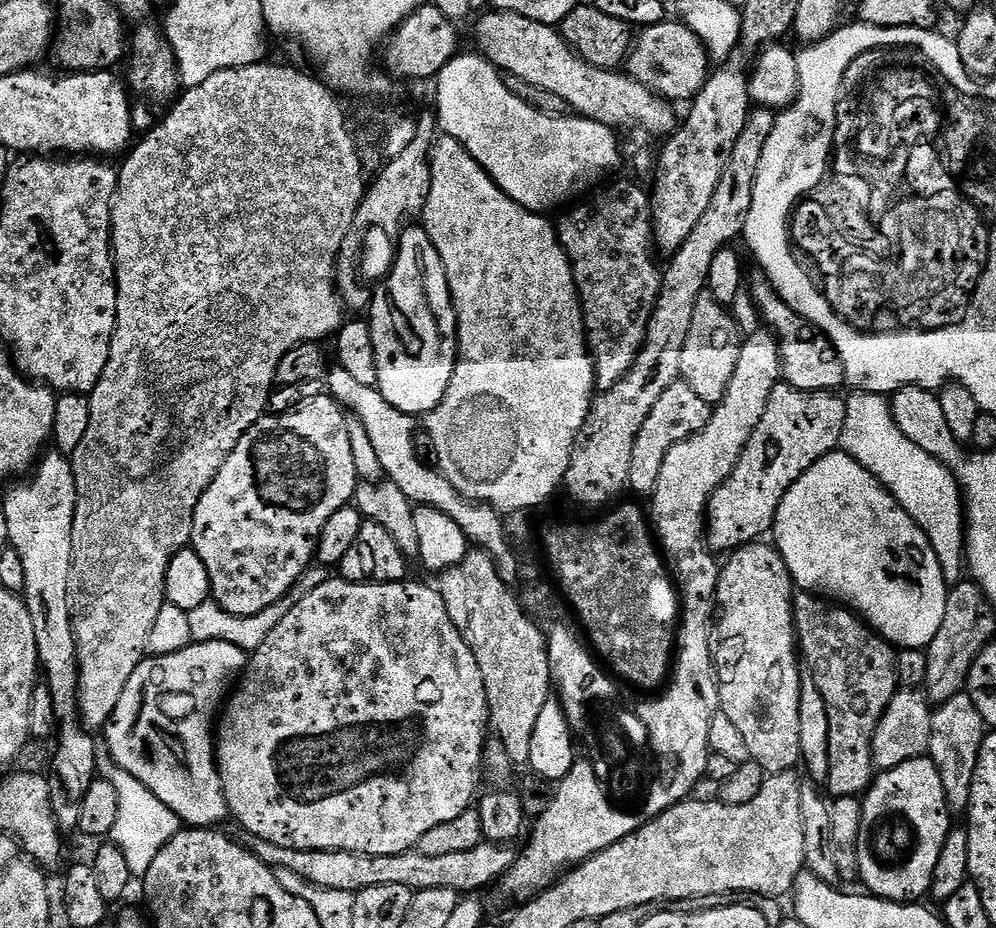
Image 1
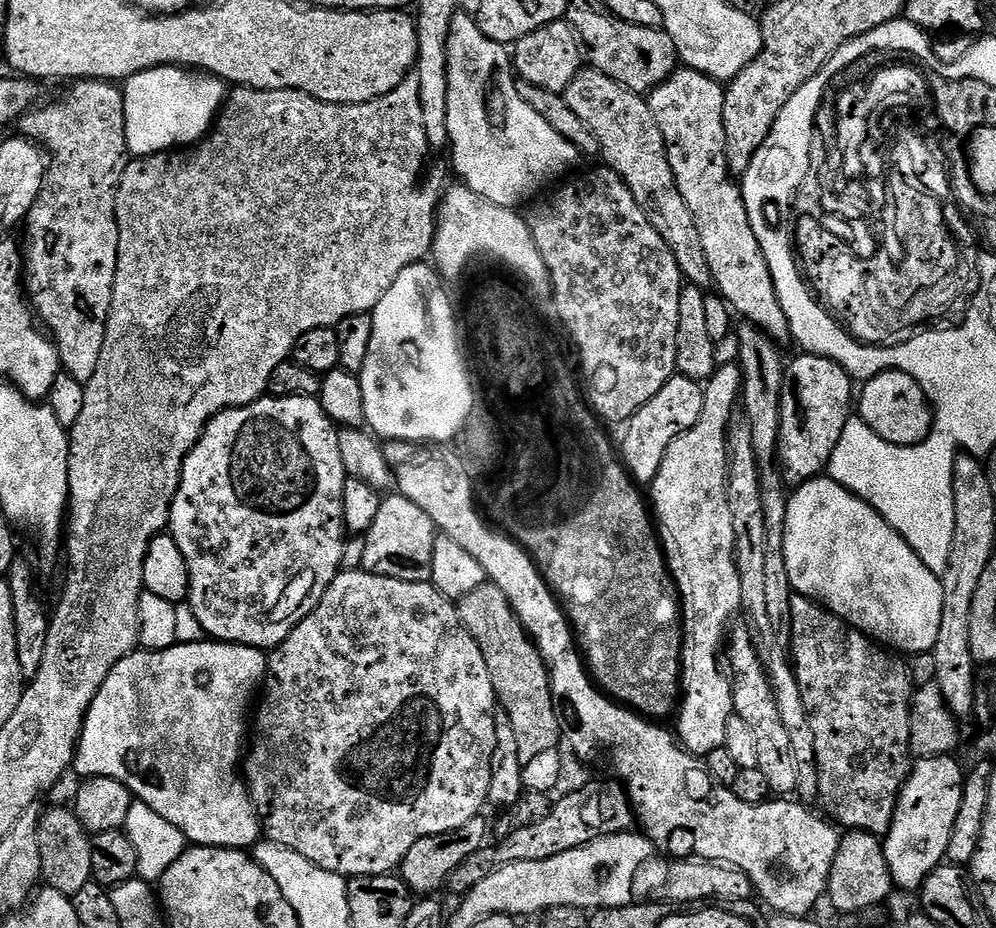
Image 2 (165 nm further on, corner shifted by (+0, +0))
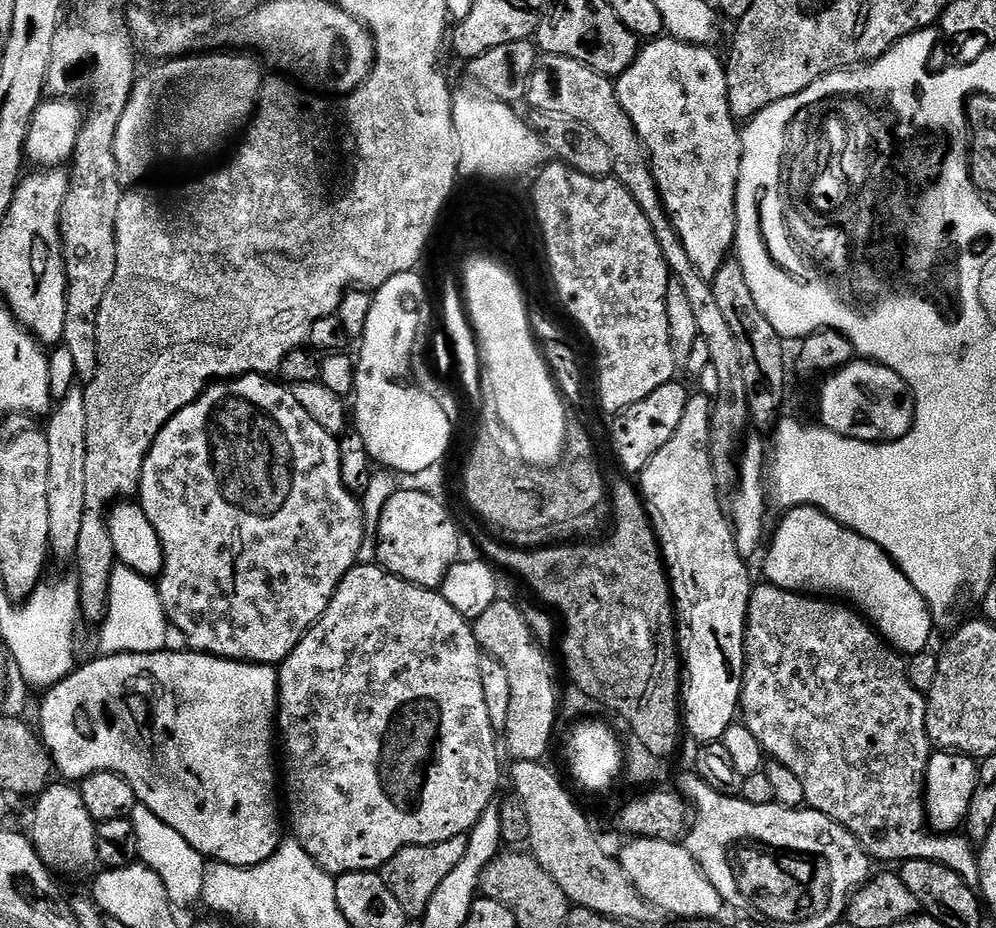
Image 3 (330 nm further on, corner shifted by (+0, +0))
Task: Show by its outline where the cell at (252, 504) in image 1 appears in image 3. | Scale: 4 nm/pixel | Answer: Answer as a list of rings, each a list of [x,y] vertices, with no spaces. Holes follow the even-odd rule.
[[[253,374],[216,382],[205,388],[193,404],[178,410],[178,414],[174,414],[174,418],[162,426],[158,438],[154,438],[146,454],[138,503],[146,518],[150,518],[150,526],[158,530],[158,542],[162,542],[164,569],[160,571],[158,587],[164,613],[168,615],[169,625],[182,630],[189,649],[204,652],[208,656],[220,656],[223,660],[279,666],[316,625],[318,618],[322,618],[344,575],[356,567],[366,535],[366,521],[361,501],[342,482],[339,439],[322,430],[322,426],[318,426],[318,422],[314,422],[314,418],[302,410],[292,391],[283,383],[273,380],[264,374]]]

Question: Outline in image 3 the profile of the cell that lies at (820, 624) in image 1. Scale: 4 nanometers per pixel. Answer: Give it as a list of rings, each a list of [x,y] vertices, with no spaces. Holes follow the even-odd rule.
[[[760,582],[753,587],[752,597],[748,603],[748,627],[744,629],[744,655],[746,657],[744,685],[740,691],[742,723],[748,727],[750,734],[754,734],[754,738],[758,738],[758,742],[771,759],[777,760],[788,770],[794,770],[794,775],[802,781],[804,804],[807,807],[826,814],[831,820],[841,824],[861,844],[873,861],[929,860],[938,862],[950,866],[950,870],[954,870],[954,874],[961,876],[968,884],[979,885],[980,862],[972,841],[964,834],[937,834],[930,830],[926,819],[924,772],[928,769],[928,758],[934,751],[926,730],[928,702],[925,693],[914,690],[914,686],[910,686],[908,665],[901,653],[889,647],[878,635],[876,629],[851,607],[840,602],[829,602],[824,598],[813,598],[808,594],[787,592],[784,588]]]

